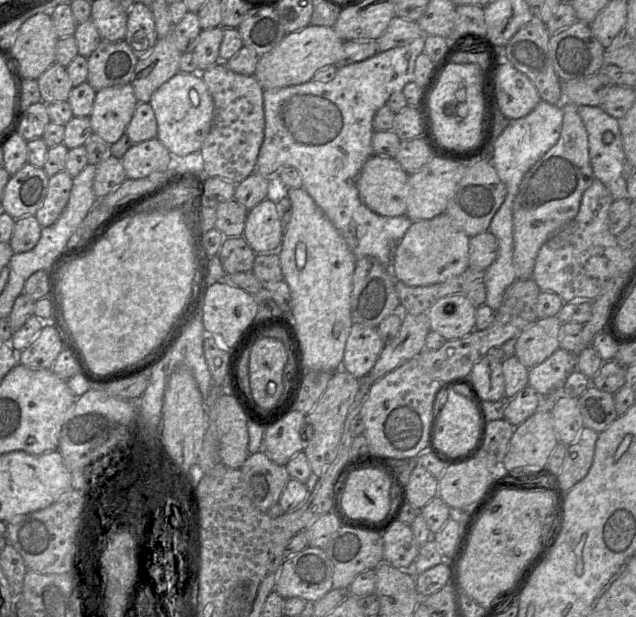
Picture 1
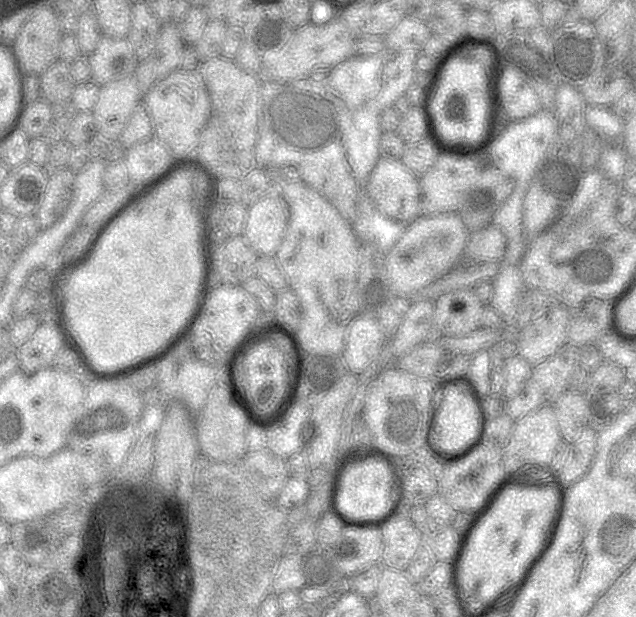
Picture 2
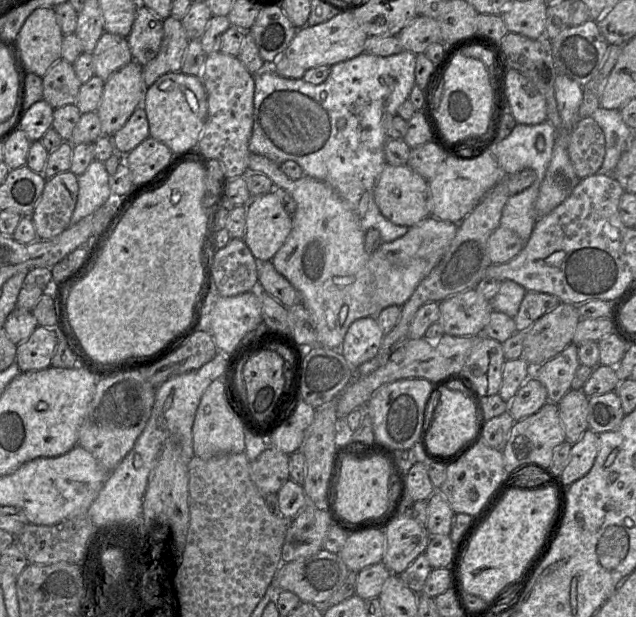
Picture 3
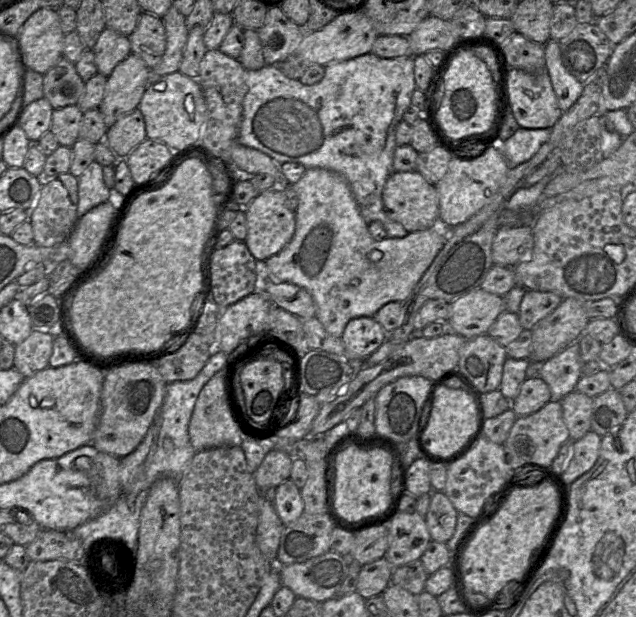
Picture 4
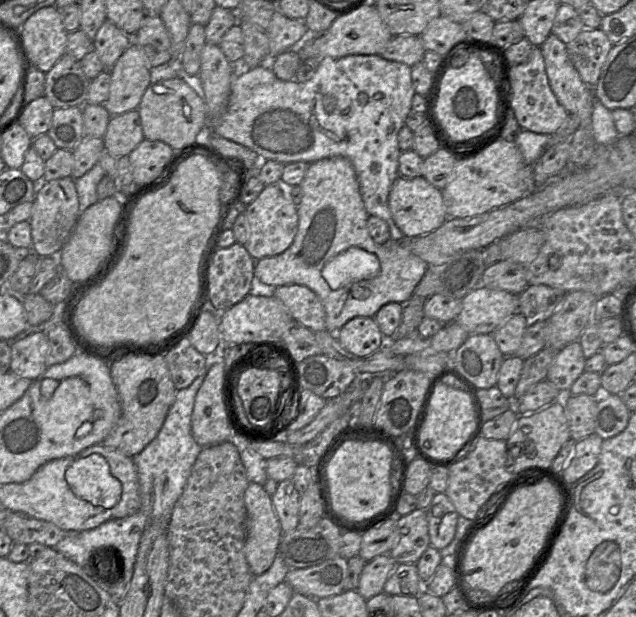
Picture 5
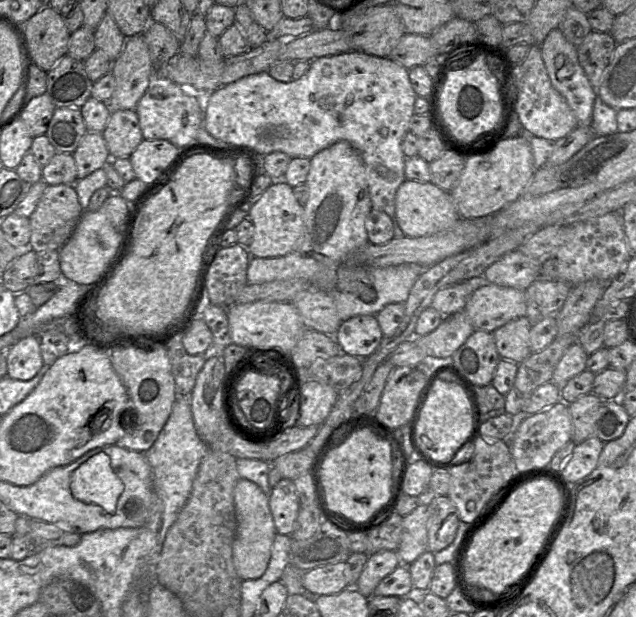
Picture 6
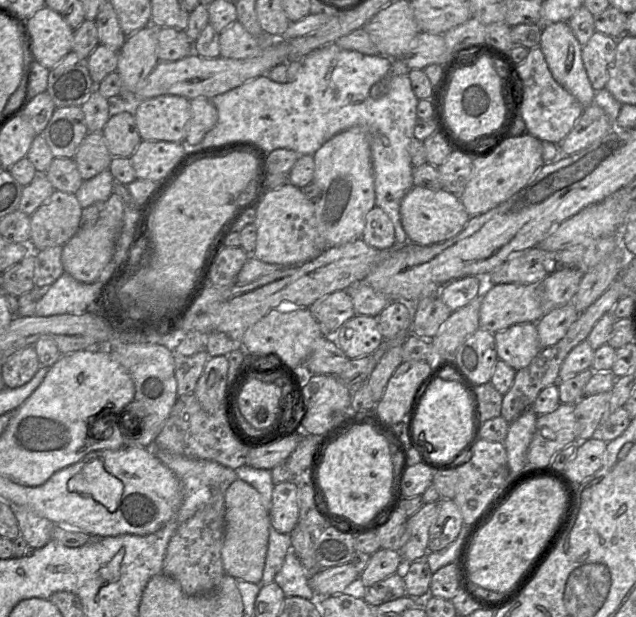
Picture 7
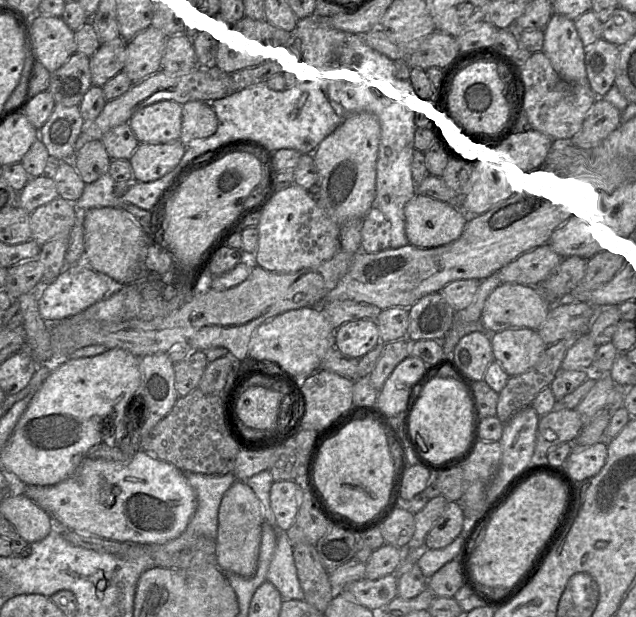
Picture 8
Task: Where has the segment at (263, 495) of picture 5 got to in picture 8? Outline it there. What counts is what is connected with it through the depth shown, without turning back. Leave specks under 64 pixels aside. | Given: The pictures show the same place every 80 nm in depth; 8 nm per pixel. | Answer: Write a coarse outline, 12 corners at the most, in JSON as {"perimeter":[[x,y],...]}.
{"perimeter":[[245,481],[218,511],[216,565],[245,578],[258,568],[264,512]]}

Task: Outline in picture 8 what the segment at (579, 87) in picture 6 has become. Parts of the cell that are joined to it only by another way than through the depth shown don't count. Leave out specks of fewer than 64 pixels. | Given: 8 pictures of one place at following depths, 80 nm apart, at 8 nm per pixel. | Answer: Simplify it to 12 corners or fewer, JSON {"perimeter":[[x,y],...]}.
{"perimeter":[[552,14],[542,52],[571,83],[589,85],[574,20]]}

